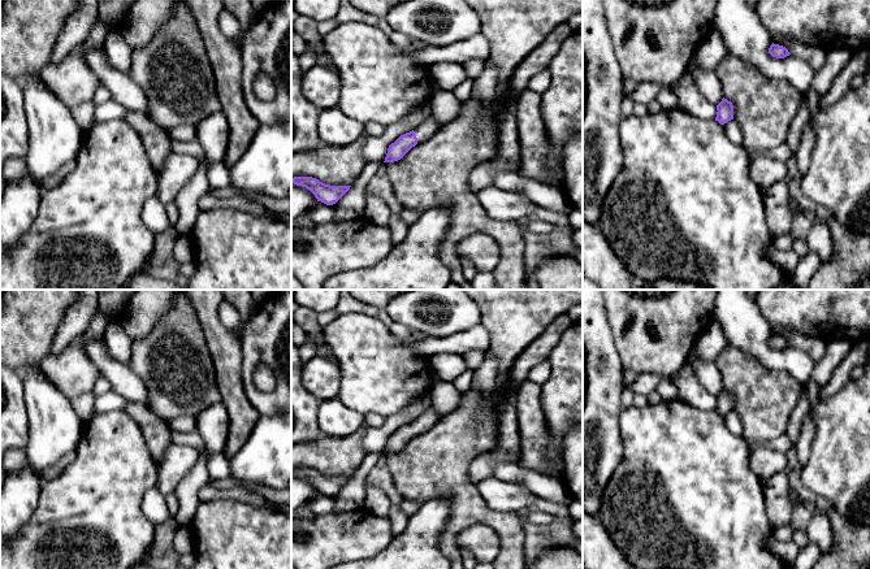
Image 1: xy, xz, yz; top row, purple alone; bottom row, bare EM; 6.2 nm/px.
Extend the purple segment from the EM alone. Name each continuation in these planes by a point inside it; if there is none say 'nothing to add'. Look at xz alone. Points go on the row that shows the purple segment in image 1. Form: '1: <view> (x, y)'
1: xz (425, 130)

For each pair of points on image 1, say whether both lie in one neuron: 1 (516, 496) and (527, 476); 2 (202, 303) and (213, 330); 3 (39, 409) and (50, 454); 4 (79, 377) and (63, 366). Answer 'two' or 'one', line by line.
1: two
2: one
3: one
4: one

